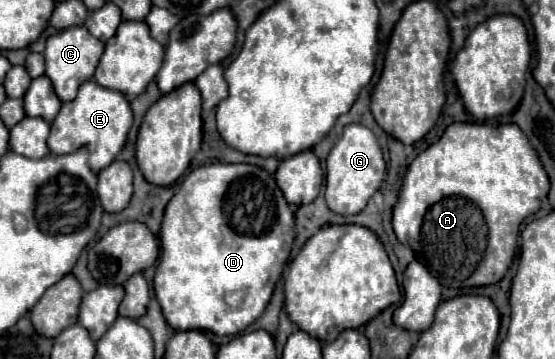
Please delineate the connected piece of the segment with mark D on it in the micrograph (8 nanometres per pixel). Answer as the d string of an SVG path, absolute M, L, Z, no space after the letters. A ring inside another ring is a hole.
M221 162L195 168L167 204L159 234L161 260L155 270L153 288L167 324L173 330L211 330L219 336L235 336L245 330L263 314L267 302L271 300L273 288L291 254L293 238L293 210L269 172L253 164ZM229 290L245 292L245 300L237 310L231 310L223 298Z

